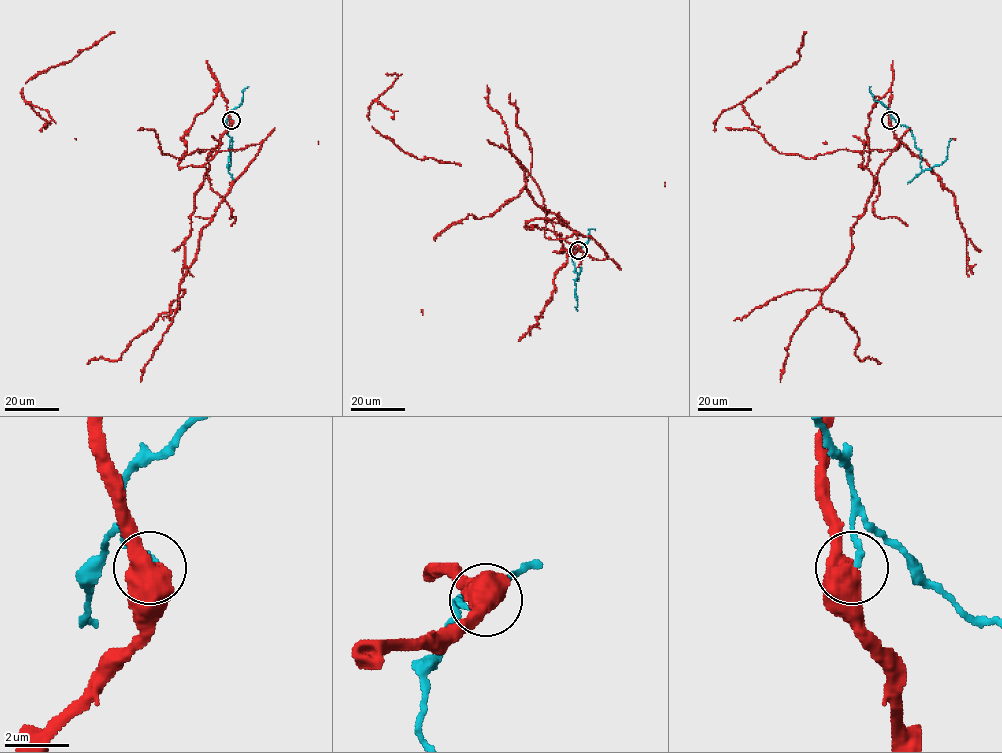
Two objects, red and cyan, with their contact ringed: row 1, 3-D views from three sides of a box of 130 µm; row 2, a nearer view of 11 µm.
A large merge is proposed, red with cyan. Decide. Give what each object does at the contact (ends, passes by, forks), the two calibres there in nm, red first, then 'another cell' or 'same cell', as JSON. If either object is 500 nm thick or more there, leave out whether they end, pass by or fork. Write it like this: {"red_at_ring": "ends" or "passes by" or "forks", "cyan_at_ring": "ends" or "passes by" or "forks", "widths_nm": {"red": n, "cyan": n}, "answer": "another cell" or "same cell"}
{"widths_nm": {"red": 650, "cyan": 200}, "answer": "another cell"}

